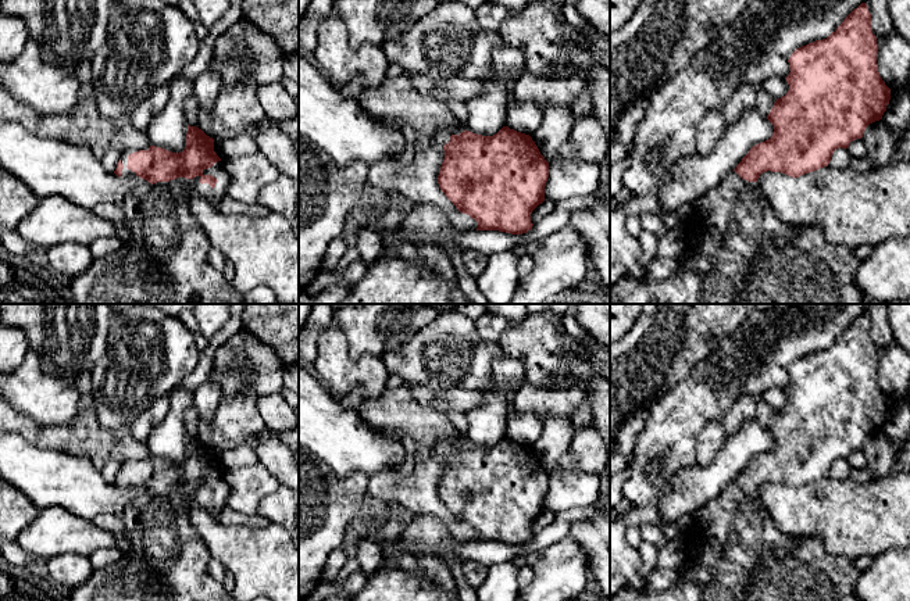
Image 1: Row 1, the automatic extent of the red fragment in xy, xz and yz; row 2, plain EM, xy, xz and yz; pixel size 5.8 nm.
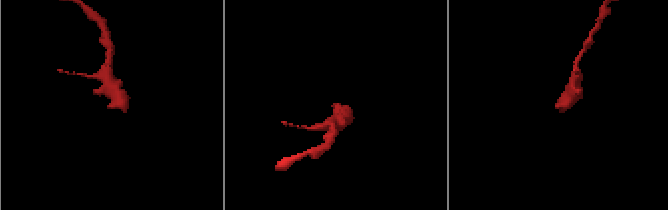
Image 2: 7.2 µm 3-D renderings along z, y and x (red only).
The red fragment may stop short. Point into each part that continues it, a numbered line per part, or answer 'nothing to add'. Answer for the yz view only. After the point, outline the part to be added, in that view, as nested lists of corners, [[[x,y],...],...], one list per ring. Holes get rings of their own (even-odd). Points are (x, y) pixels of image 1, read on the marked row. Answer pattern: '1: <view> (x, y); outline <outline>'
1: yz (737, 251); outline [[[735,171],[727,173],[722,180],[702,196],[693,205],[693,215],[686,222],[686,244],[679,255],[678,272],[664,280],[646,280],[624,273],[610,289],[610,304],[864,304],[866,300],[854,276],[863,262],[852,247],[834,244],[825,240],[824,232],[817,226],[793,226],[779,221],[757,182],[742,179]]]

